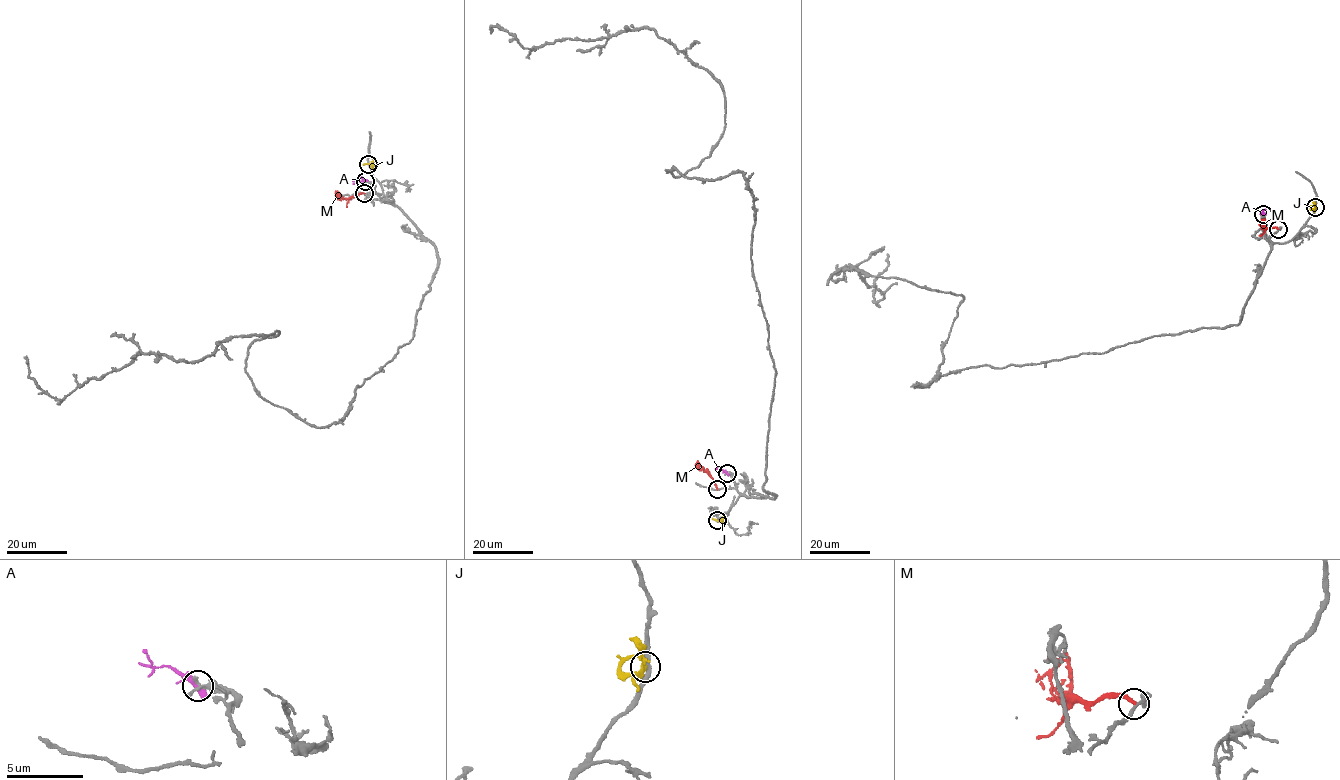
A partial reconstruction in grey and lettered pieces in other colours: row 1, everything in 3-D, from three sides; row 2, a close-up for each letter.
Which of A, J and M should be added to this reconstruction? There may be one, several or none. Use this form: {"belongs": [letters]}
{"belongs": []}

